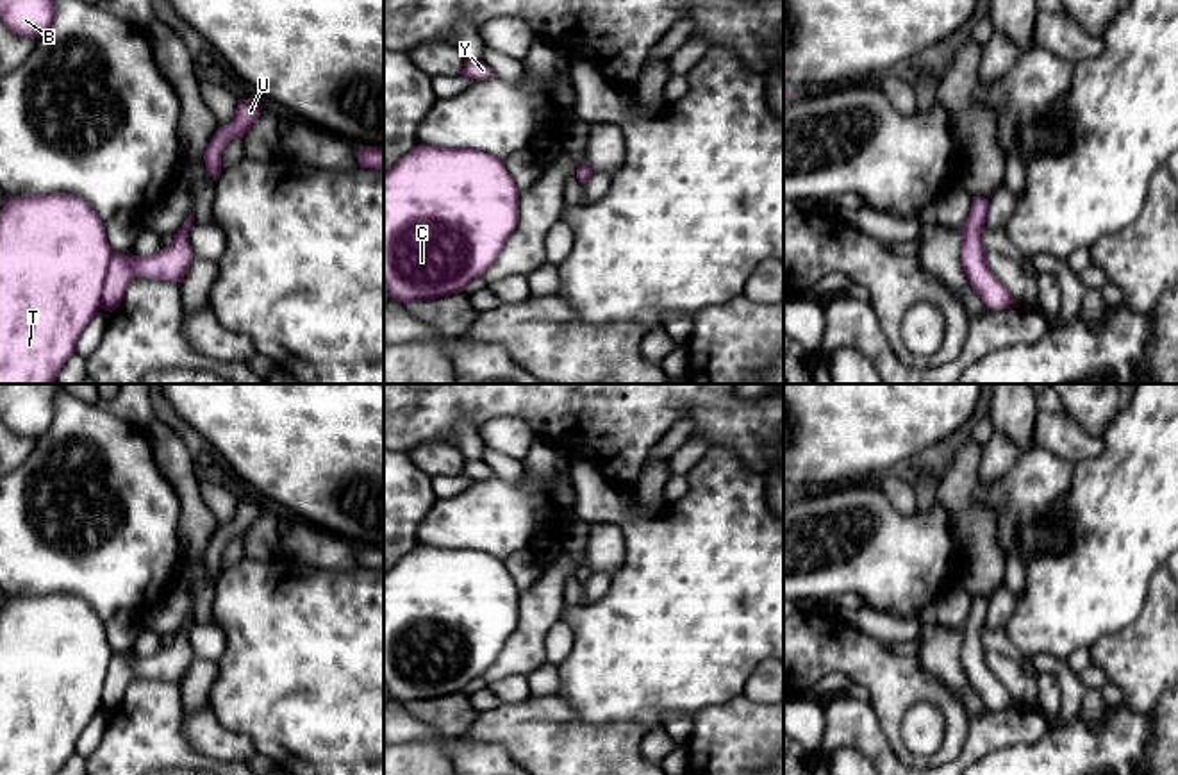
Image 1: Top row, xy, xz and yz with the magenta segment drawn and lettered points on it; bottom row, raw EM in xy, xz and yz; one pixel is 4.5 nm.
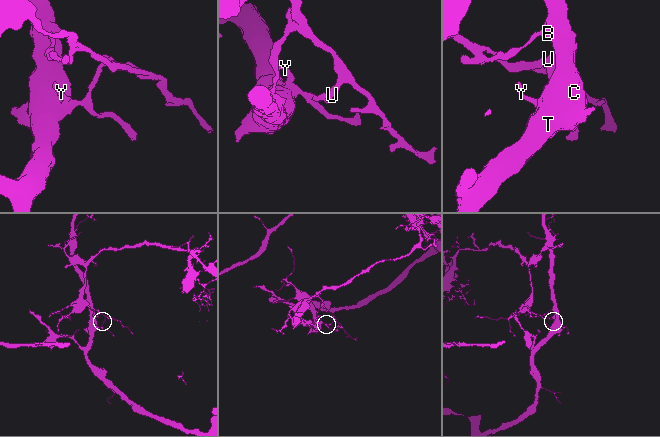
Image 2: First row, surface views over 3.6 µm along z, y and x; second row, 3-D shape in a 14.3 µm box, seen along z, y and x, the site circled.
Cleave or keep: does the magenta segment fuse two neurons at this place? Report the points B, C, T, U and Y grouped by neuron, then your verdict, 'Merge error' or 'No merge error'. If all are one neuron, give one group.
Groups: B C T Y / U. Merge error

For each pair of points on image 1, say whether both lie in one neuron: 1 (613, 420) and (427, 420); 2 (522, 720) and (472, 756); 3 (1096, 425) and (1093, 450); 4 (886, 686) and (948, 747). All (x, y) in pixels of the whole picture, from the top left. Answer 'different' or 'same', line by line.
1: same
2: different
3: different
4: same

